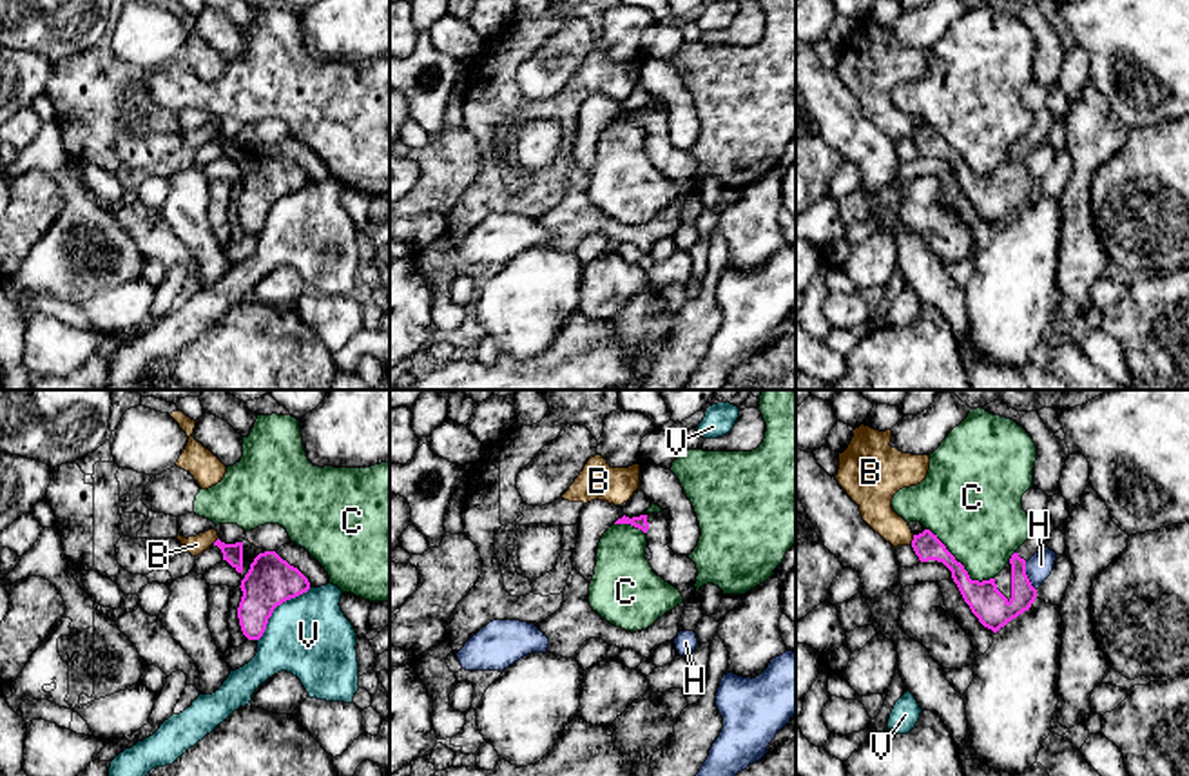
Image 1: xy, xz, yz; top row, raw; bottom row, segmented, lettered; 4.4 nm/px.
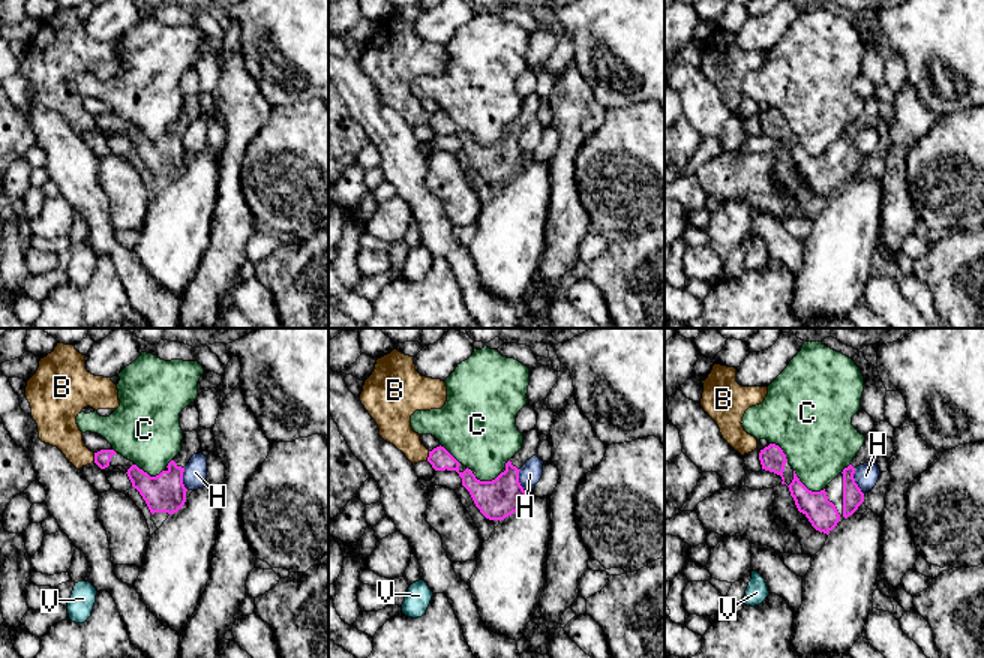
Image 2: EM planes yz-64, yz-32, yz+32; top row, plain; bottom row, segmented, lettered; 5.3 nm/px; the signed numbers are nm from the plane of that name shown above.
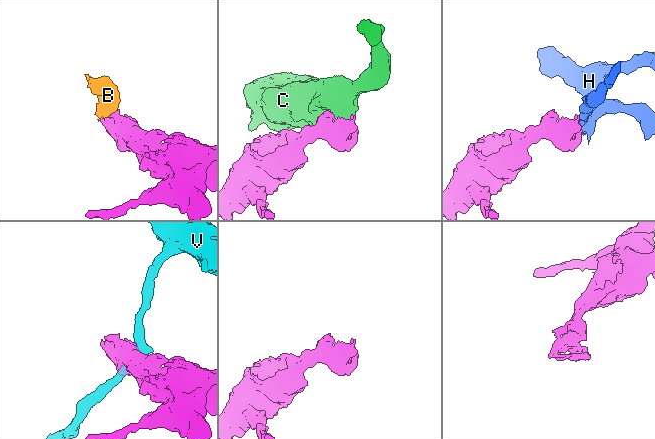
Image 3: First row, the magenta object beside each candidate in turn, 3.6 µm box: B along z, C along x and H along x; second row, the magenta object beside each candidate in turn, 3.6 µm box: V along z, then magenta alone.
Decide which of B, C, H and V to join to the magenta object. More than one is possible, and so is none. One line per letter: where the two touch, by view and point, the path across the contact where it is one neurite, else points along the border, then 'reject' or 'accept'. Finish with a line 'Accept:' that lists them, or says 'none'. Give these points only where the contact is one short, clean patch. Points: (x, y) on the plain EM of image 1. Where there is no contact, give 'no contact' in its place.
B: contact yz (912, 135); border yz (914, 129), (910, 138); reject
C: contact yz (974, 174); reject
H: contact yz (1026, 171); reject
V: contact xy (276, 200); reject
Accept: none

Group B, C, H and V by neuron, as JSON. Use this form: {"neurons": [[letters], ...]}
{"neurons": [["B"], ["C"], ["H"], ["V"]]}

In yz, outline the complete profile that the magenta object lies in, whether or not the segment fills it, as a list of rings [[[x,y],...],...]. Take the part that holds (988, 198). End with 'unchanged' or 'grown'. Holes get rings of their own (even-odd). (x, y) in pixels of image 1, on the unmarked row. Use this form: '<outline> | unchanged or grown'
[[[1048,107],[1033,112],[1030,132],[1011,149],[1006,161],[995,172],[982,176],[972,174],[964,160],[930,123],[914,129],[912,141],[921,156],[946,160],[972,207],[984,221],[997,227],[1035,196],[1037,183],[1026,169],[1026,156],[1048,141],[1053,123],[1055,116]]] | grown

